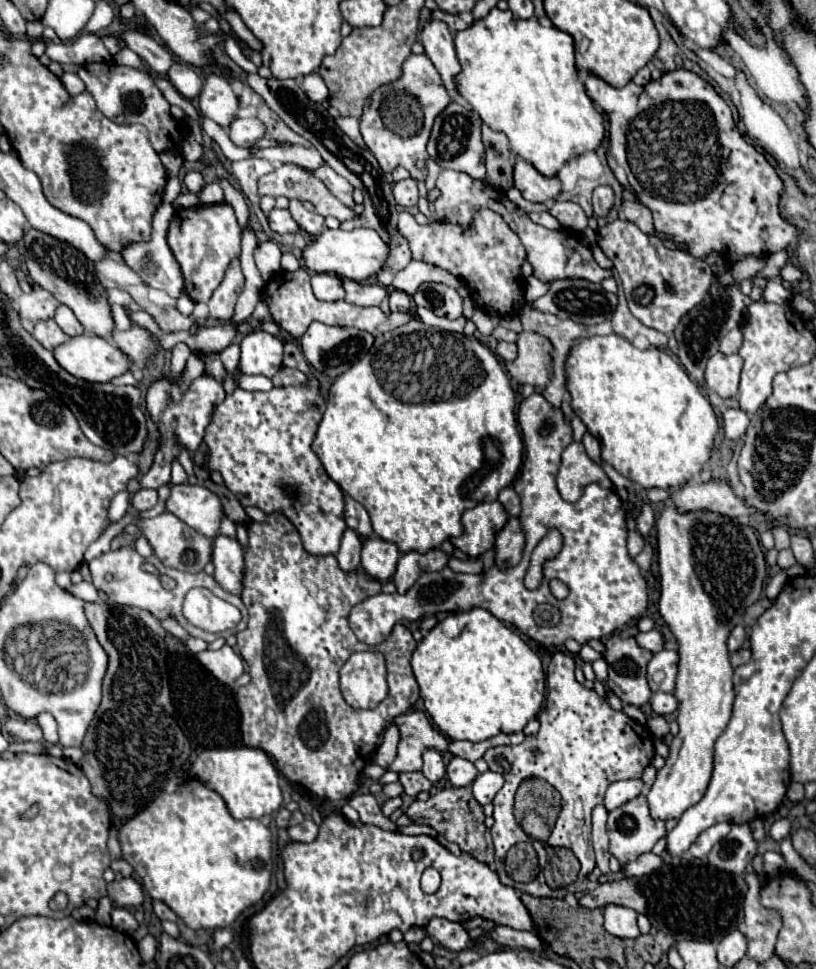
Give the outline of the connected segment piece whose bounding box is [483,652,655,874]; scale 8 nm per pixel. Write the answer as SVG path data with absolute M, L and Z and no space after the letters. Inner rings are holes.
M557 652L547 670L547 700L543 710L539 712L541 722L539 732L527 736L517 746L497 746L487 750L483 756L489 764L489 770L505 774L505 786L497 792L493 800L495 824L491 828L491 834L495 842L497 862L503 862L507 850L513 844L527 840L521 826L517 826L517 822L513 820L513 796L517 786L525 778L535 776L545 778L561 794L561 813L550 838L545 843L532 841L540 868L548 862L546 846L565 847L571 848L579 858L581 862L579 874L591 874L591 870L596 866L596 858L592 843L584 834L584 817L591 817L593 806L597 802L603 802L603 794L611 782L625 778L641 778L643 770L649 766L655 754L651 732L643 724L625 716L623 712L615 712L601 696L597 696L595 690L587 690L585 686L581 686L575 680L573 670L575 670L573 658L563 652ZM497 758L505 758L509 762L507 772L501 768ZM517 834L523 834L523 838L517 838Z

